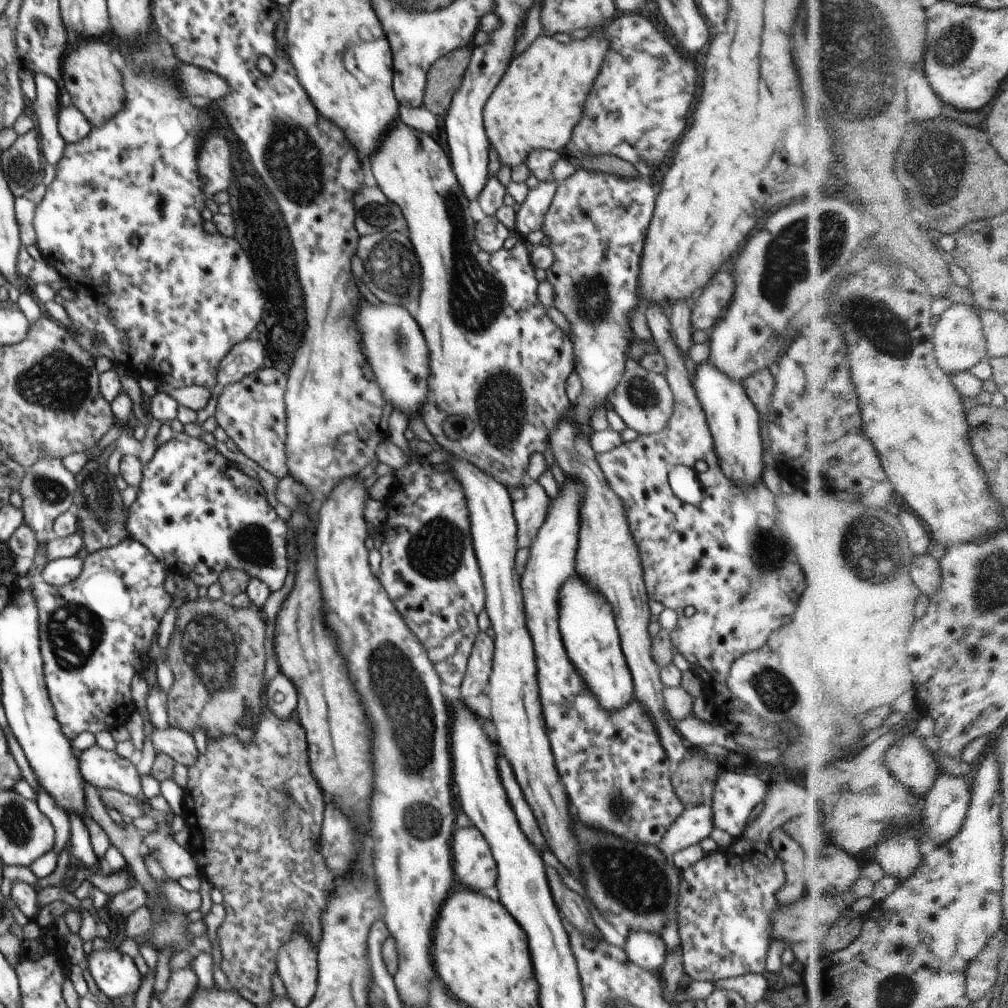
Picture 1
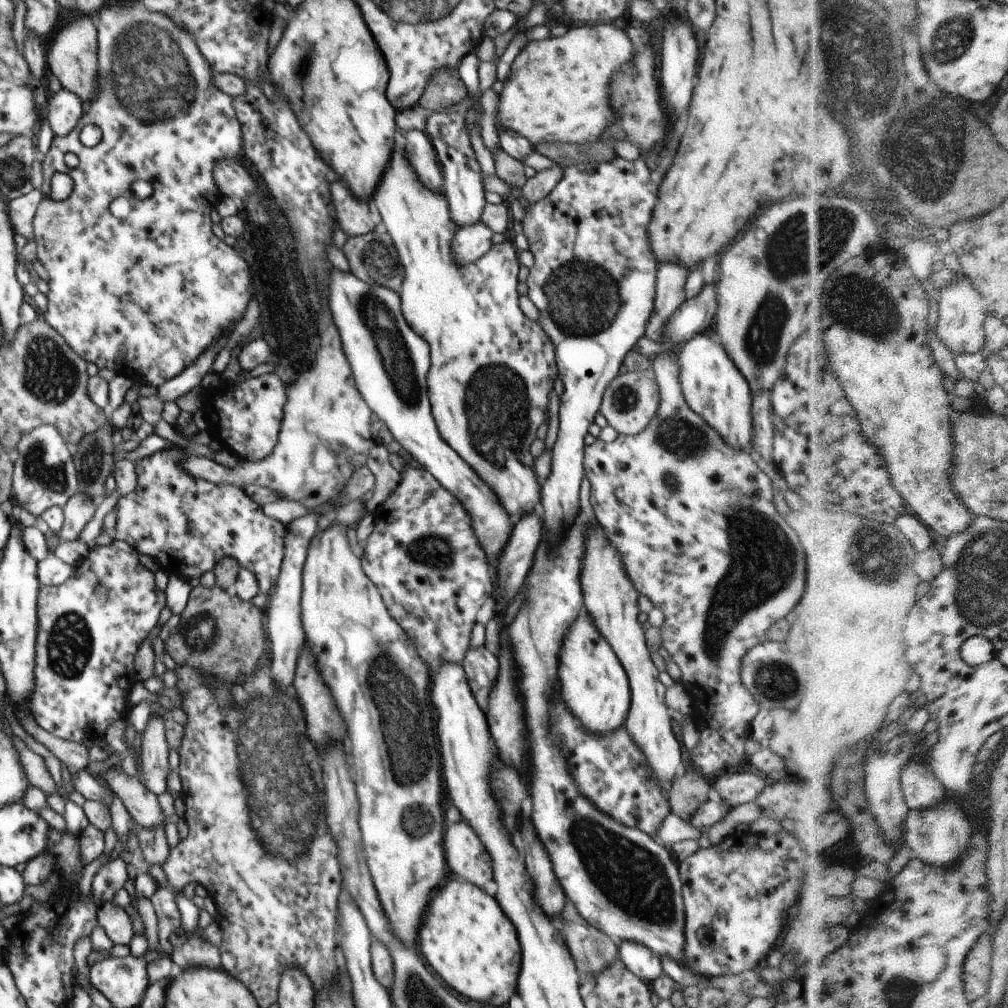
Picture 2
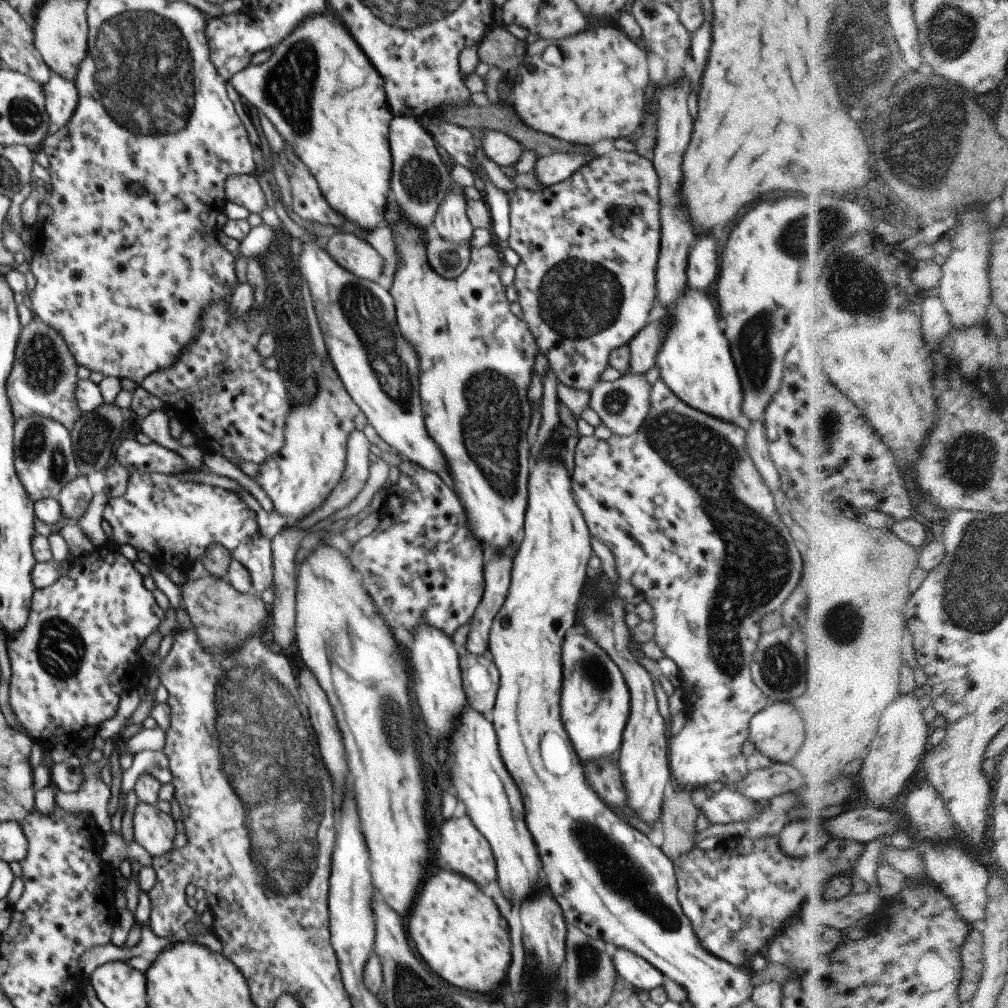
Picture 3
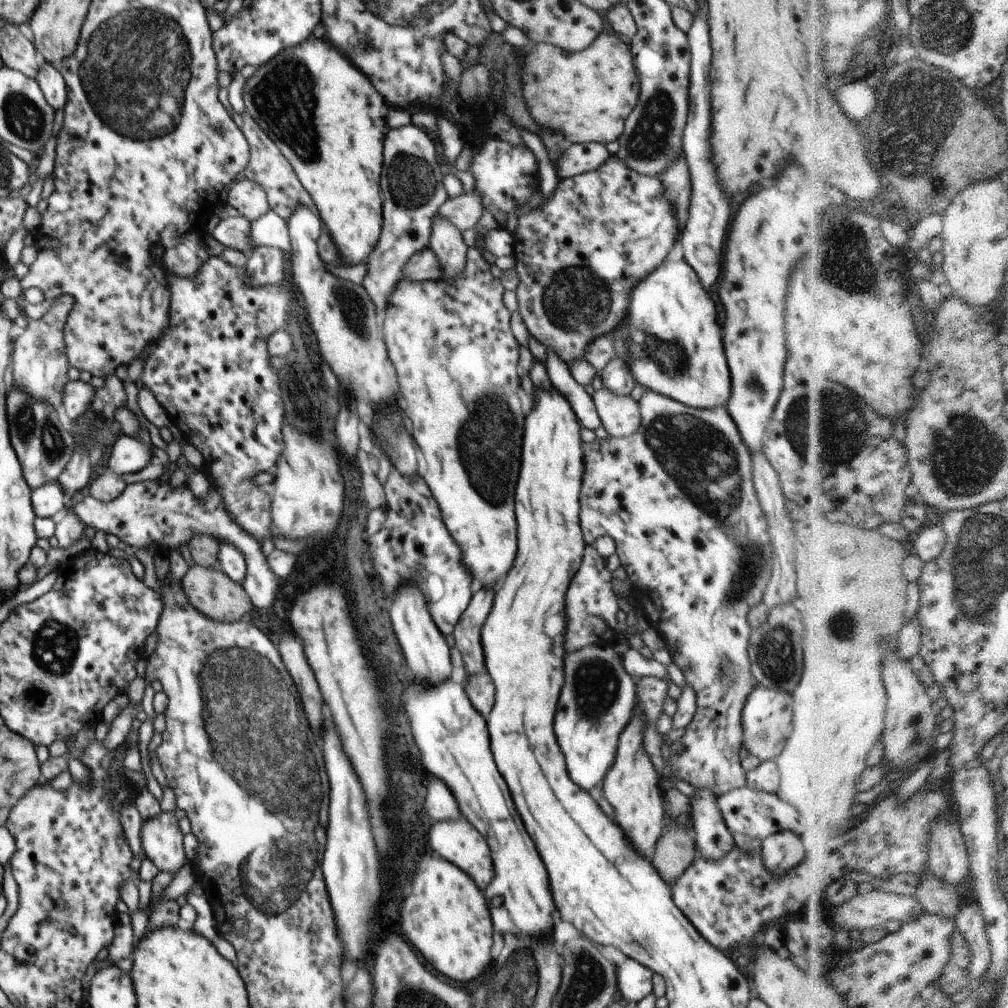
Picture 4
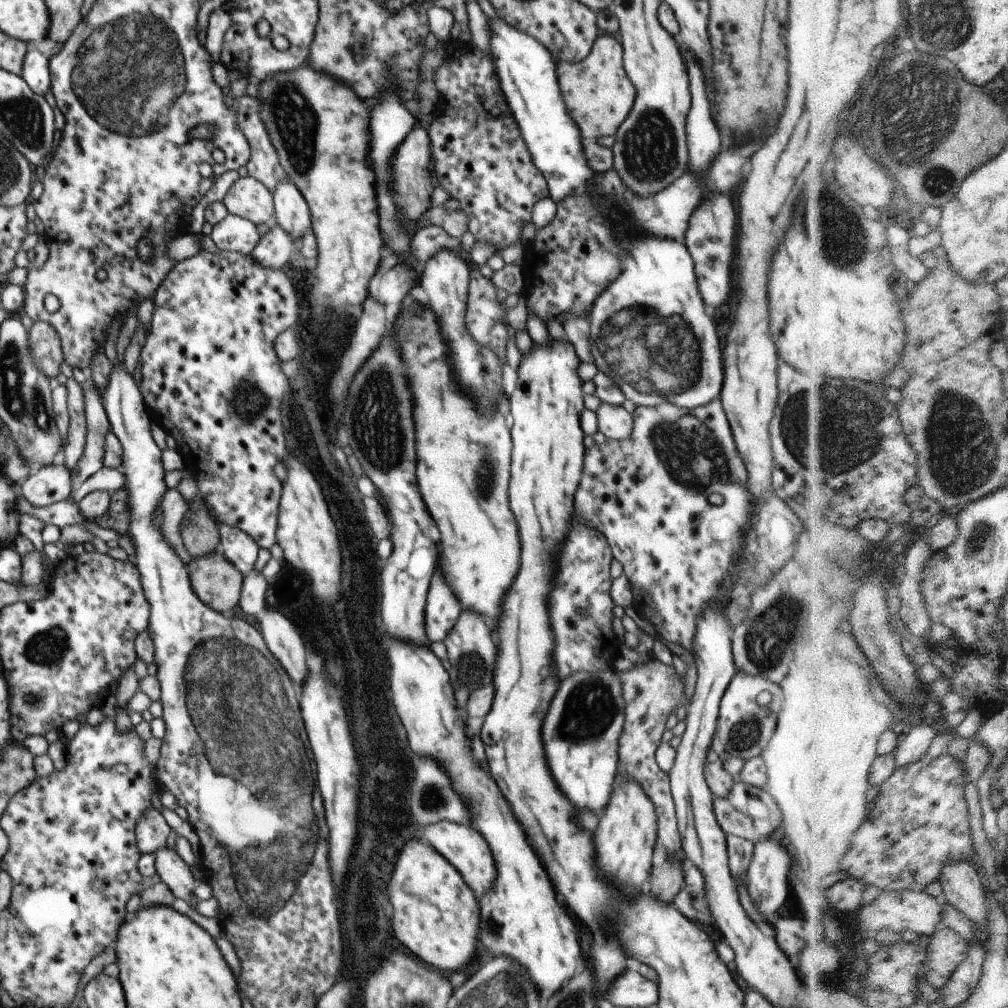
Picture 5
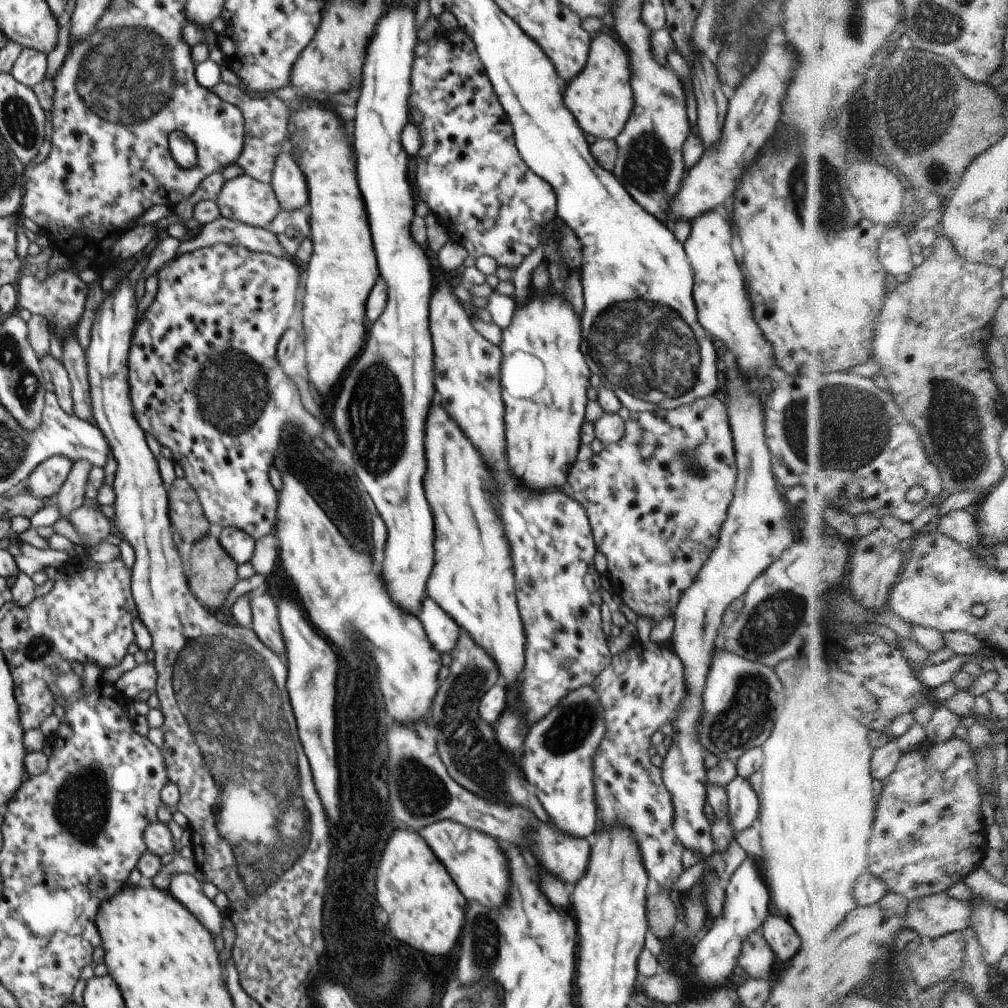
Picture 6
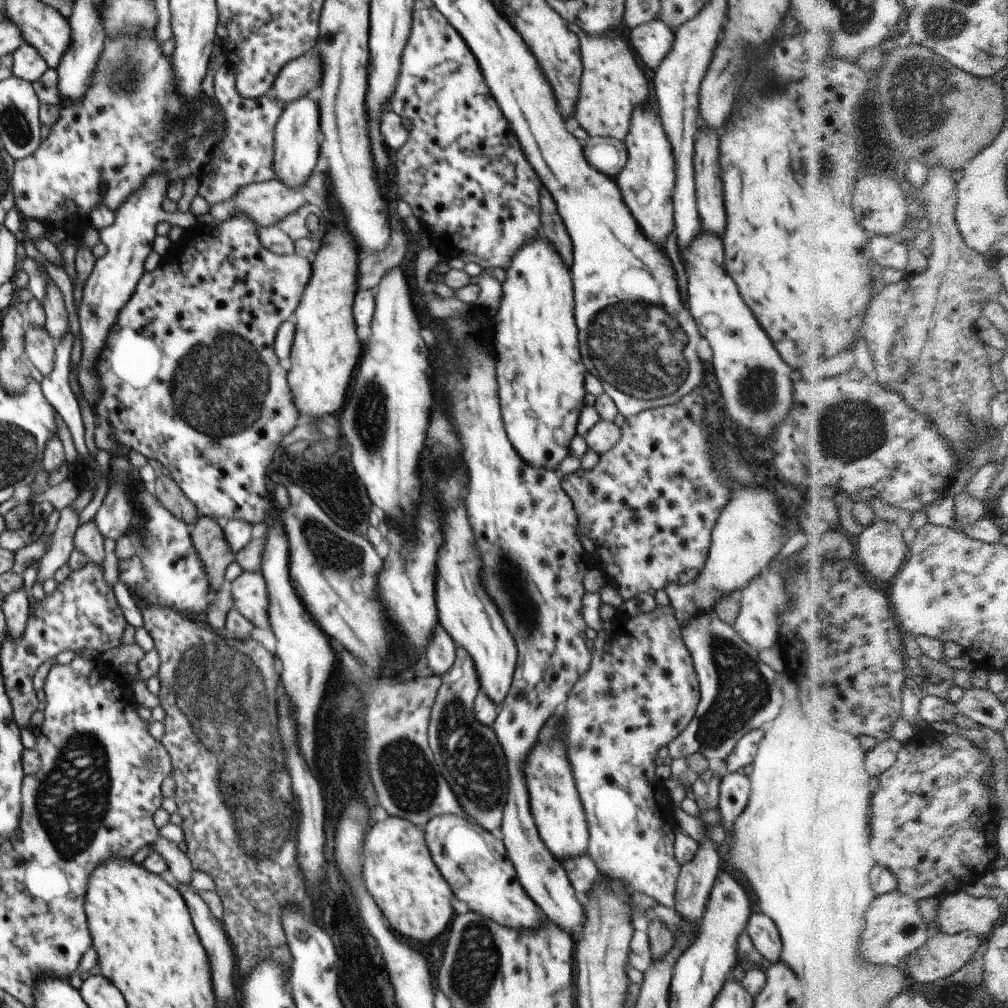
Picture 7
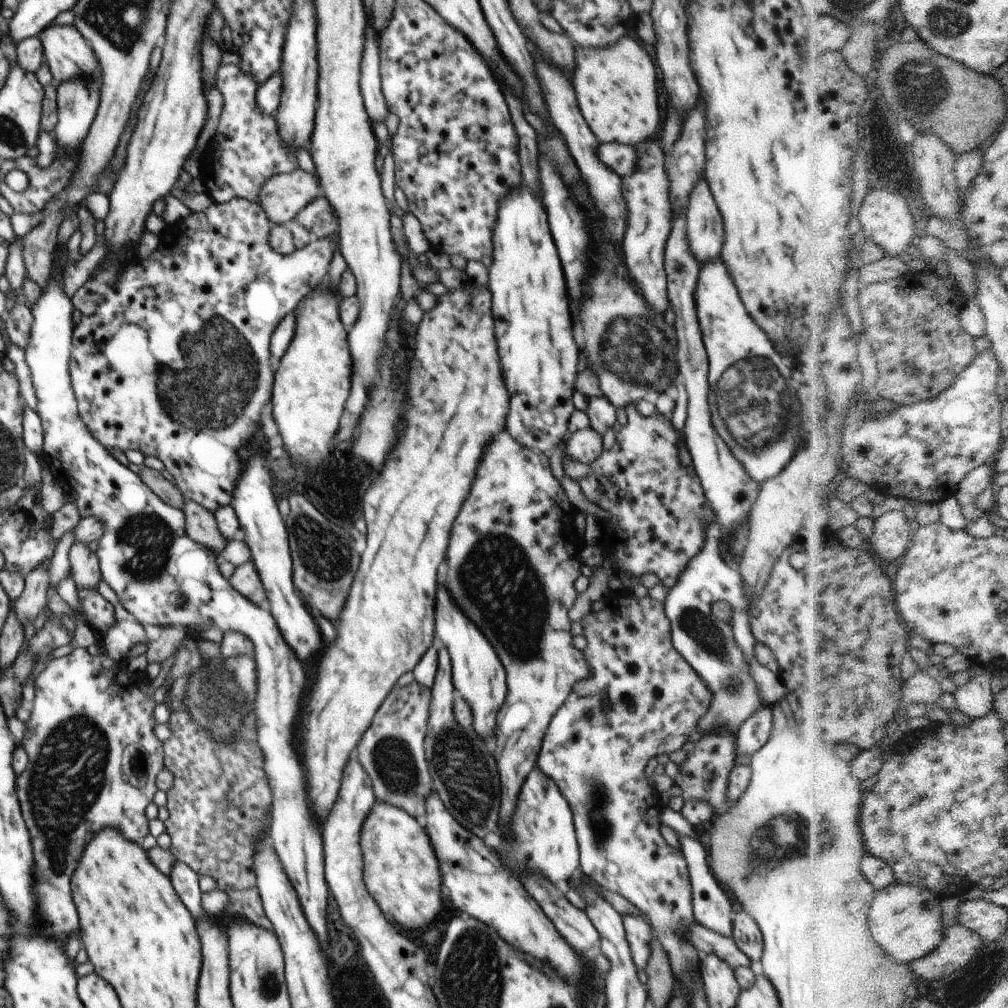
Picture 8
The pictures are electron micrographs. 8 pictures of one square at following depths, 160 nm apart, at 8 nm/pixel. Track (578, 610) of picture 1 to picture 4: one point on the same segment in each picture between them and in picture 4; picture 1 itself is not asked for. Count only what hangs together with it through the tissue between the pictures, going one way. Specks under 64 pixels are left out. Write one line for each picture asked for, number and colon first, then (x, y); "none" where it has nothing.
2: (593, 682)
3: (595, 698)
4: (597, 701)

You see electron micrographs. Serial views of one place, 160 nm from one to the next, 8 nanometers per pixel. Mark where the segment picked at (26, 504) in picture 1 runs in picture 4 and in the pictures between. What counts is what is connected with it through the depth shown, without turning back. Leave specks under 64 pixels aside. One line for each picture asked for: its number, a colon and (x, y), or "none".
2: (44, 475)
3: (44, 461)
4: (43, 446)

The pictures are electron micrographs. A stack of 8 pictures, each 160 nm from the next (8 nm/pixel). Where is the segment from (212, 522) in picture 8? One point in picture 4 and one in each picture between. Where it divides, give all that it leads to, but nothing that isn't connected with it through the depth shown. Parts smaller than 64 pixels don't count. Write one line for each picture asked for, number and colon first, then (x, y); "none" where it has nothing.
4: (212, 592)
5: (218, 583)
6: (212, 576)
7: (207, 535)

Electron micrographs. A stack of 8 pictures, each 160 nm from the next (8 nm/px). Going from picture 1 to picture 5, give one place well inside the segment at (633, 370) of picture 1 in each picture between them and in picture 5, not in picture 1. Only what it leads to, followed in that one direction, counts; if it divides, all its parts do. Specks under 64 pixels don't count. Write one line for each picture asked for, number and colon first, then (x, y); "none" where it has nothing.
2: (630, 402)
3: (622, 405)
4: (620, 415)
5: (615, 422)

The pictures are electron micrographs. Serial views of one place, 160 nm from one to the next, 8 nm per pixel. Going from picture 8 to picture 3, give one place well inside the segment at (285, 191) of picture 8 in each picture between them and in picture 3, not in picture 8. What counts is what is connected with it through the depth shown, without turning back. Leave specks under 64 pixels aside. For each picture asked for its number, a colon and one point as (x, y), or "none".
3: (244, 189)
4: (249, 198)
5: (248, 198)
6: (252, 202)
7: (267, 203)

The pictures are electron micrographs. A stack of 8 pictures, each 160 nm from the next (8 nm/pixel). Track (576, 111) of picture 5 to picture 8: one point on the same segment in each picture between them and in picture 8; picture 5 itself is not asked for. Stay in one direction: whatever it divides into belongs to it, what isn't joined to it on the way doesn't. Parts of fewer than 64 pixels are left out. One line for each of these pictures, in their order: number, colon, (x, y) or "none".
6: (603, 93)
7: (613, 84)
8: (616, 85)

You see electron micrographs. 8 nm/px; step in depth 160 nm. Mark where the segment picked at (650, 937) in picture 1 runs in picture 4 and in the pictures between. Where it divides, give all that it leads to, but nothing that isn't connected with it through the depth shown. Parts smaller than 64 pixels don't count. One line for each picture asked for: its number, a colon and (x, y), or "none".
2: (645, 964)
3: (635, 970)
4: (634, 980)

